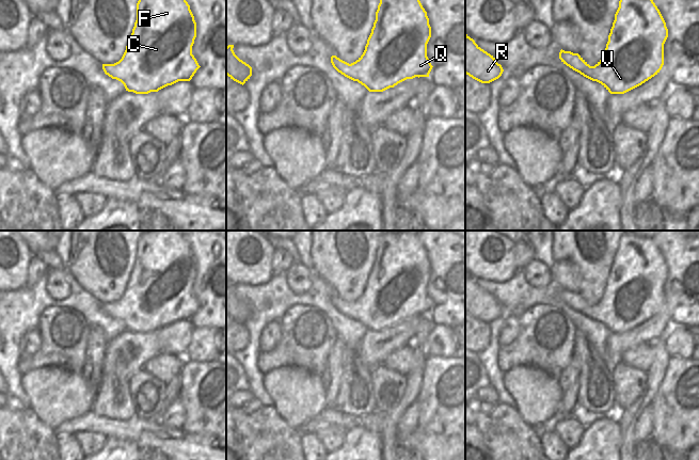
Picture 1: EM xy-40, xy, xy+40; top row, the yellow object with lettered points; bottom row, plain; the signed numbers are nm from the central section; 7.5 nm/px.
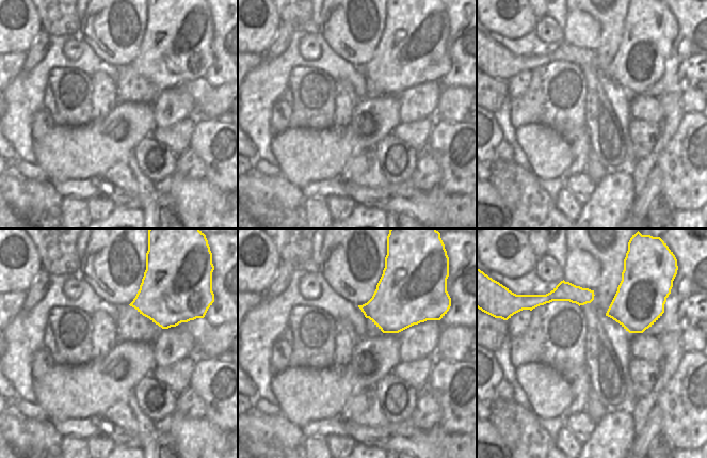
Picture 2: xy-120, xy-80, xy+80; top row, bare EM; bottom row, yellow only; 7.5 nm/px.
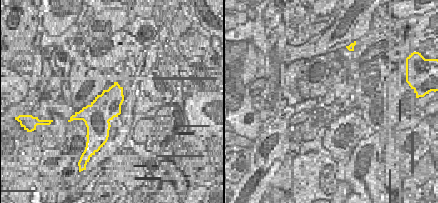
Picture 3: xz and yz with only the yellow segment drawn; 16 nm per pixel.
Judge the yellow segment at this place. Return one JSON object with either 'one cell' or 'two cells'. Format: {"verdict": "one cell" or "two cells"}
{"verdict": "one cell"}

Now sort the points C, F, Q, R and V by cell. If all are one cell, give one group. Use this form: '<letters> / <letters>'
C F Q R V

